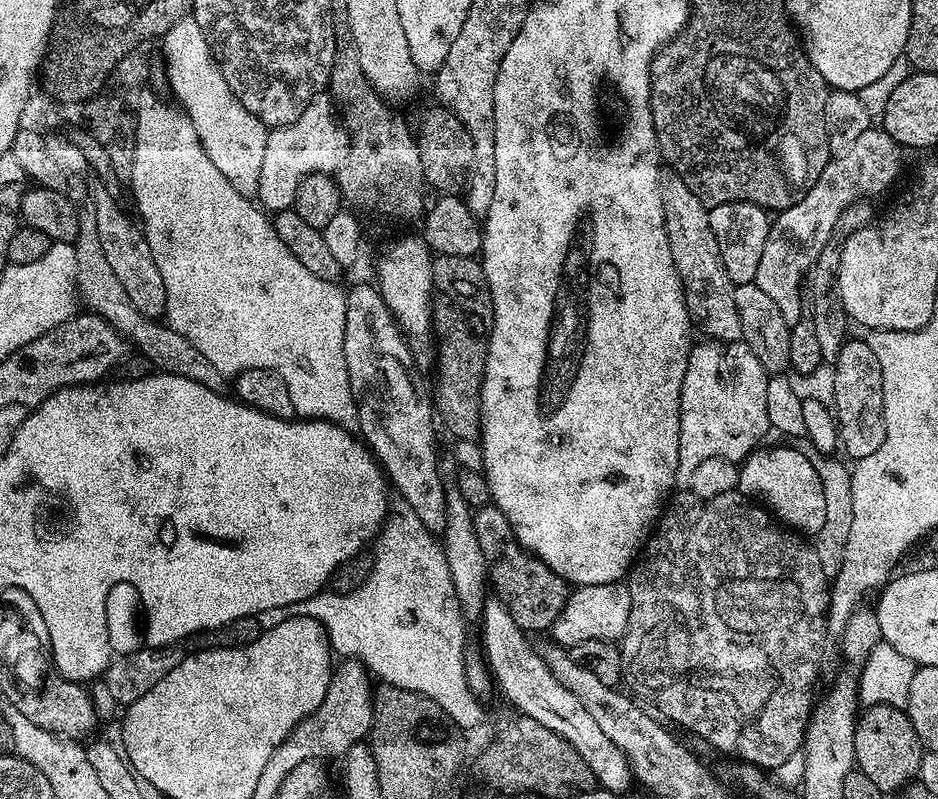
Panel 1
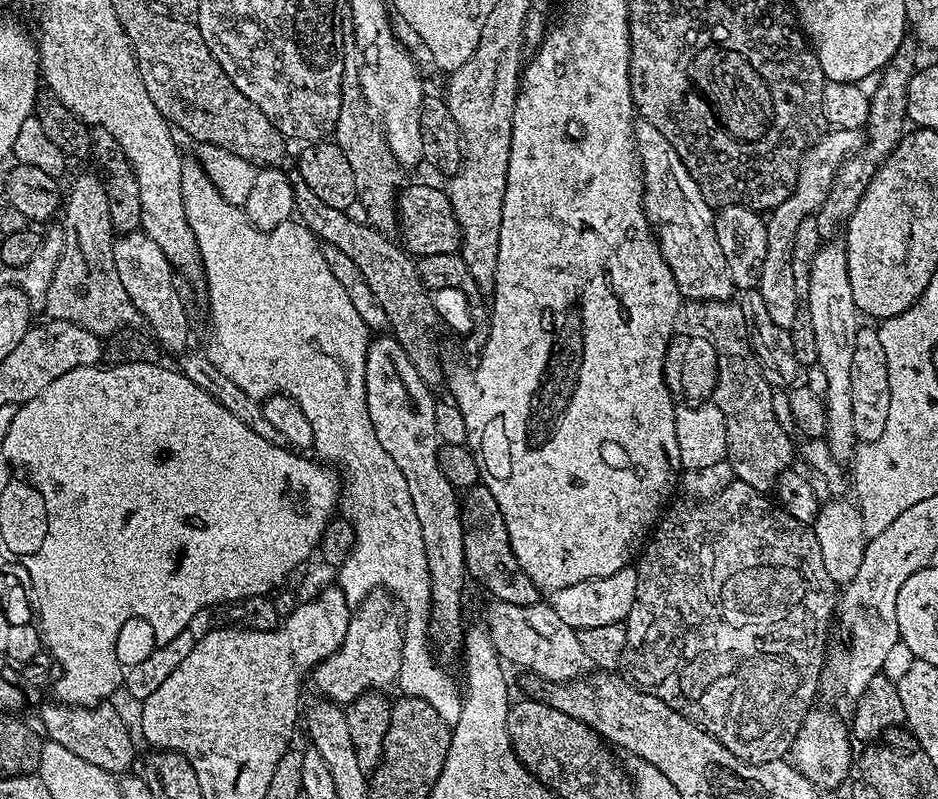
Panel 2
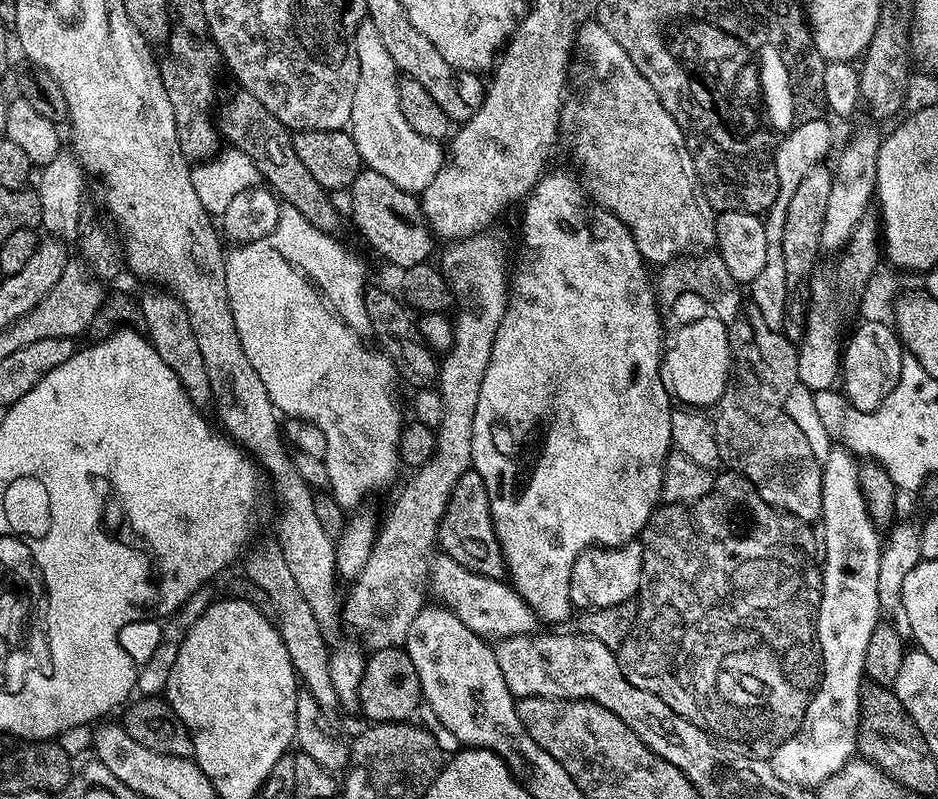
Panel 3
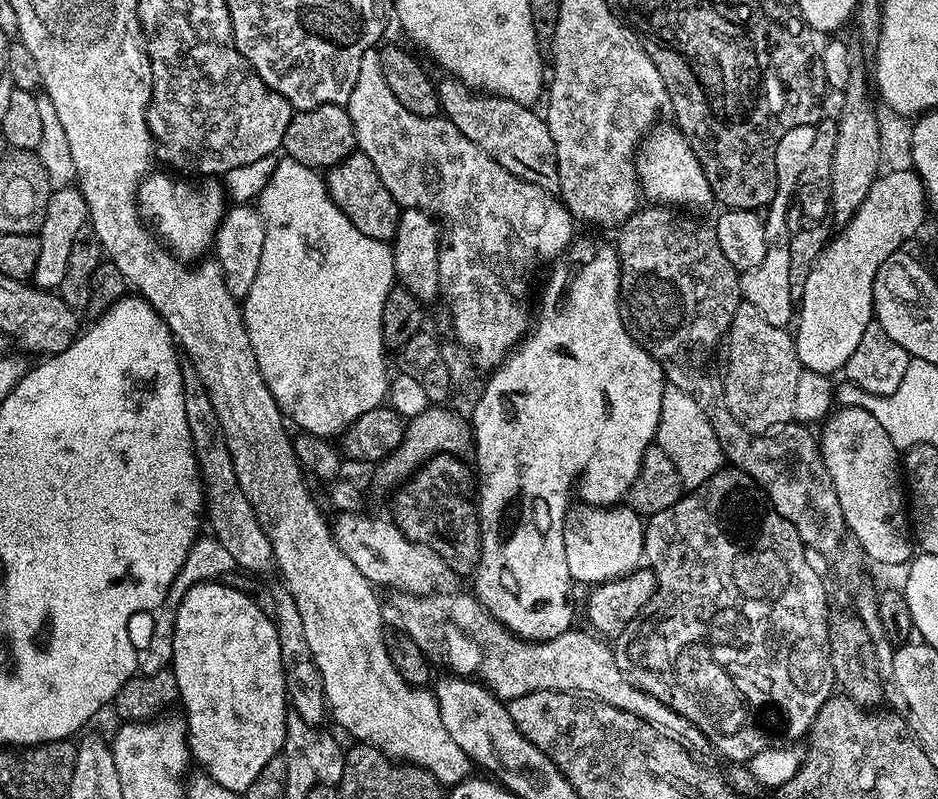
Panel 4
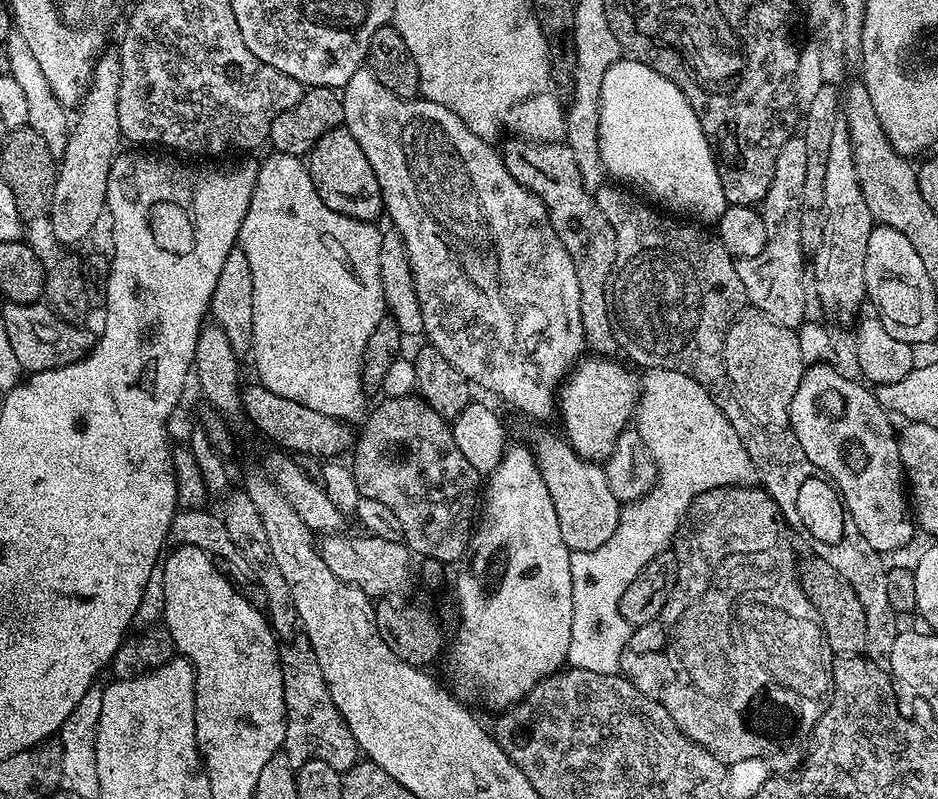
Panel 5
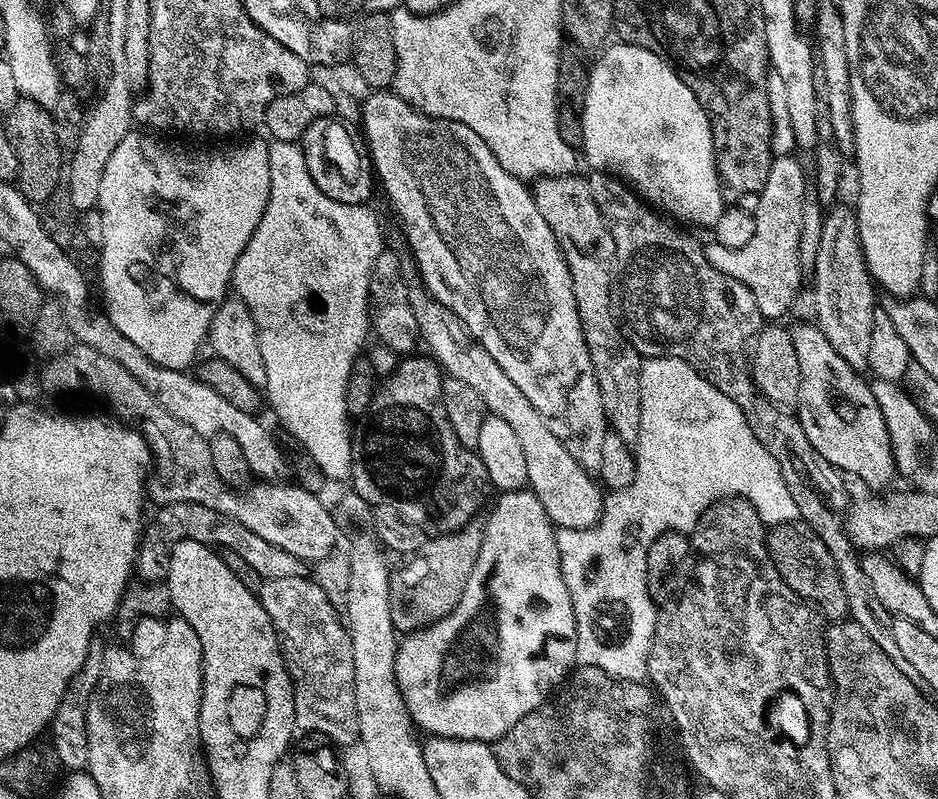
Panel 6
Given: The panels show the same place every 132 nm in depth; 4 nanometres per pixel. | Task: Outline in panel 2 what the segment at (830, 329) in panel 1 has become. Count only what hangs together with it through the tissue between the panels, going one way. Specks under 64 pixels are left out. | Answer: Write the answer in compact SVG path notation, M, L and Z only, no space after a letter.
M907 50L894 54L891 62L881 69L881 80L878 90L870 97L868 103L867 122L864 127L865 145L856 153L848 156L846 162L835 174L834 183L827 195L826 202L820 207L814 219L818 226L818 234L822 240L833 239L839 233L843 223L852 216L865 193L866 186L880 168L886 157L892 153L905 135L908 124L908 92L910 80L918 67L918 61Z

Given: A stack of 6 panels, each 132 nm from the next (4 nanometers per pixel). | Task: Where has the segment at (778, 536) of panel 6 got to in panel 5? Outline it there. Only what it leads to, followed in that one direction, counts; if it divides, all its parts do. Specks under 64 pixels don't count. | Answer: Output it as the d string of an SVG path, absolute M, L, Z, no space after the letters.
M809 555L807 559L799 561L798 581L805 598L812 603L811 611L824 630L827 647L831 651L833 648L836 656L861 655L866 649L866 613L862 611L862 602L858 602L858 594L854 594L850 582L846 582L846 578L842 578L830 562L814 555Z

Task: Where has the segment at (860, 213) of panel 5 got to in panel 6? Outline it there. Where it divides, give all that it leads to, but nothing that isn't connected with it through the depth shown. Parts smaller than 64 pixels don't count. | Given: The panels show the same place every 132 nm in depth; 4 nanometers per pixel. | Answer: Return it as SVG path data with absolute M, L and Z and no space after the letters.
M832 206L824 212L824 225L822 226L822 238L818 242L818 250L816 251L816 266L814 269L814 275L816 275L816 281L812 284L812 300L816 303L816 318L814 318L814 324L820 328L822 334L826 336L830 345L837 351L839 357L843 361L850 364L852 368L857 370L867 369L868 359L870 358L870 330L874 330L874 314L878 310L878 300L876 304L876 292L878 293L877 285L874 283L873 278L868 273L868 263L864 260L864 251L860 245L860 235L858 234L858 222L856 221L855 211L851 207L849 208L836 208Z

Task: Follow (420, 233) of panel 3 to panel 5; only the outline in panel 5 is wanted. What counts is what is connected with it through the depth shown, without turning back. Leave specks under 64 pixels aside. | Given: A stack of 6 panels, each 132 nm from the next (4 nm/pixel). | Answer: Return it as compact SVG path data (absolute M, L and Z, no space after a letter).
M341 126L322 134L306 157L308 173L314 182L314 190L318 190L318 198L330 210L355 220L379 221L384 212L384 199L378 186L378 178L374 178L374 166L366 162L366 154L362 154L362 146L354 142L347 128Z

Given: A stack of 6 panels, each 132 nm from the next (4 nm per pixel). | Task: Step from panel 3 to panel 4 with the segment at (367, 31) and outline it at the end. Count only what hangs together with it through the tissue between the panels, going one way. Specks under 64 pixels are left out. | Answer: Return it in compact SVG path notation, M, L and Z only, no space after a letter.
M379 51L367 52L362 58L362 66L358 66L358 82L354 82L354 90L350 94L346 107L352 119L359 151L364 152L366 158L370 158L370 162L374 162L374 170L378 170L378 178L382 178L382 186L386 186L386 190L390 190L390 194L396 199L396 203L400 205L401 209L417 208L427 212L429 216L443 225L442 243L438 254L438 274L440 275L440 290L443 299L448 299L448 308L452 311L452 332L456 335L453 336L455 343L459 344L472 357L472 363L477 369L495 370L499 368L504 362L504 357L513 351L530 331L530 325L534 320L533 309L528 309L528 295L532 292L532 279L535 278L536 271L543 264L551 265L553 261L567 252L569 244L574 239L574 233L572 233L574 217L568 213L559 195L552 193L551 196L548 193L551 191L545 185L526 182L522 178L510 174L510 170L498 166L498 162L494 162L494 158L490 158L490 154L486 154L486 150L474 146L474 142L470 142L470 138L466 138L466 134L462 134L462 130L458 130L458 126L454 126L454 122L450 122L443 115L410 114L410 110L406 110L406 106L402 106L402 102L398 102L398 98L394 98L394 94L390 94L390 86L386 86L386 78L382 78Z

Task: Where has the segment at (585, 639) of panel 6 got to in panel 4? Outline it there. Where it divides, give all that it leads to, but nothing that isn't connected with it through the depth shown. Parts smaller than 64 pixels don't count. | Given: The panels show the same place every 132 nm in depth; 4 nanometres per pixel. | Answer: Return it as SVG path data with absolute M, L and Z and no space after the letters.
M673 386L665 387L662 414L658 418L655 443L674 462L680 481L695 490L719 472L725 463L724 452L715 436L714 426L690 393Z

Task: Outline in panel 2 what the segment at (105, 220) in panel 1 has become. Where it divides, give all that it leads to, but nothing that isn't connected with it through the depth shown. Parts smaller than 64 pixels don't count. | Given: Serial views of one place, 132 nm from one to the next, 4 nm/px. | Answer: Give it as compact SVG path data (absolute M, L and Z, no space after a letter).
M137 230L117 235L113 239L112 249L114 266L118 266L118 278L122 281L126 294L130 294L130 302L141 321L152 327L157 342L166 351L183 353L189 347L188 314L184 310L184 300L176 289L177 277L172 263L168 261L166 254L162 254L162 246L158 246L158 242L154 242L154 238L150 238L144 231Z

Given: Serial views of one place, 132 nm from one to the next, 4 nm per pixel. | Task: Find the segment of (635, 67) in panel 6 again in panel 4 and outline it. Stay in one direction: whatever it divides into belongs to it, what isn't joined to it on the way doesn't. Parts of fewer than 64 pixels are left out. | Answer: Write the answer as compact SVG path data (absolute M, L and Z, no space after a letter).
M661 126L655 127L647 136L647 138L643 141L642 144L642 154L637 155L636 158L636 178L640 182L640 191L648 196L650 199L649 201L652 202L667 202L669 205L675 206L677 209L680 210L688 210L684 208L704 208L708 204L710 204L710 182L706 182L706 174L702 170L702 166L698 162L698 158L694 154L694 150L692 149L691 143L688 137L683 136L675 127L669 126L669 128L660 128Z

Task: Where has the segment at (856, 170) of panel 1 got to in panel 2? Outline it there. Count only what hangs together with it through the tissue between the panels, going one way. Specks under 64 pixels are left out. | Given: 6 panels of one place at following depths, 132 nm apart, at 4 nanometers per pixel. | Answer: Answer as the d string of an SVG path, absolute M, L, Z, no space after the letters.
M837 128L825 131L815 144L804 153L800 161L798 178L790 198L776 208L771 209L766 223L766 262L762 262L760 275L760 297L766 302L766 314L778 326L792 330L797 327L796 315L802 312L802 292L796 286L794 270L792 269L792 251L794 250L794 234L798 234L798 226L809 218L815 217L834 183L835 174L839 167L846 162L848 156L861 151L865 145L865 137L861 129L838 130Z

